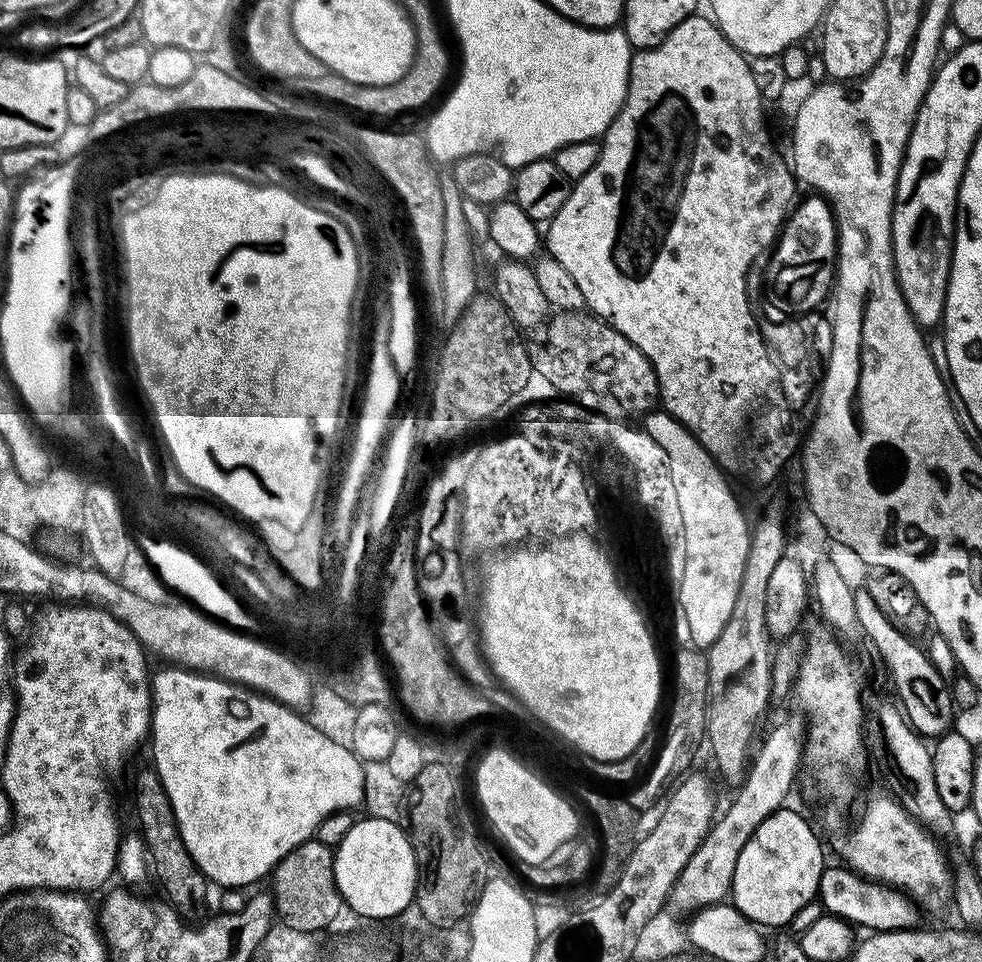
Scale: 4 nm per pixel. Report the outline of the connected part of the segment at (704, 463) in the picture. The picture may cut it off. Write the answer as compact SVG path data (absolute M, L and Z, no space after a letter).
M663 410L649 411L643 419L643 430L666 450L673 466L687 543L686 570L678 591L678 604L686 612L695 647L706 650L722 634L722 626L726 626L730 610L734 610L734 598L738 598L738 586L746 566L750 524L744 521L744 512L731 486L724 481L726 476L720 465L684 425Z

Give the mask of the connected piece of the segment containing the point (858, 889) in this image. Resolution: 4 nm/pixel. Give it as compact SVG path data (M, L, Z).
M847 866L839 867L825 867L820 879L818 901L827 915L837 916L857 929L868 928L864 930L872 932L897 932L900 928L915 928L921 923L921 909L911 895L891 888L889 884L868 880Z

